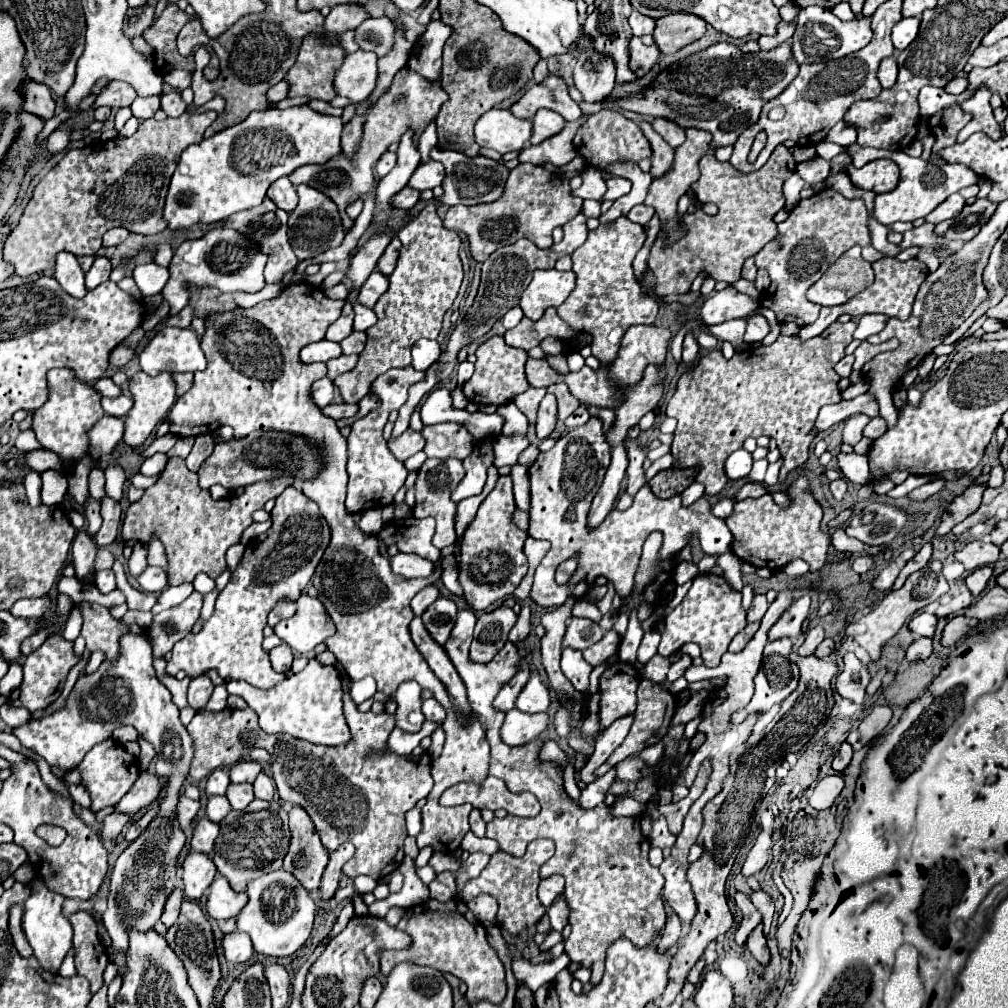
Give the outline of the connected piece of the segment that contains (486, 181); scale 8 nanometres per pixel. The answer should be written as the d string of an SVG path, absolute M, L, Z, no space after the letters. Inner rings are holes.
M434 147L430 151L430 157L434 161L440 161L444 165L446 177L442 181L442 197L434 197L444 205L480 205L480 203L492 203L504 193L504 183L508 179L508 169L502 161L494 161L482 155L468 157L458 151L442 151Z

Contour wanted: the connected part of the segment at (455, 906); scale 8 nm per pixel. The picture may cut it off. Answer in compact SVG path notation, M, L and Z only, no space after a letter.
M454 897L448 903L440 903L436 899L428 899L422 905L406 909L404 917L396 925L400 931L412 937L410 949L400 951L384 951L380 957L382 975L388 975L398 963L414 961L418 965L428 965L438 971L448 971L460 981L468 985L466 999L474 1003L478 999L488 999L490 1003L502 1003L506 997L506 981L504 981L504 965L498 959L496 951L486 941L486 929L472 917L470 909L462 899Z

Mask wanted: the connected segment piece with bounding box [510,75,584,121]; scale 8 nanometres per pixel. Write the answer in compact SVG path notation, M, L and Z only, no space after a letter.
M550 75L542 83L526 89L526 93L510 107L510 111L520 119L530 119L542 107L560 113L566 121L576 121L584 115L578 103L568 95L566 83L556 75Z

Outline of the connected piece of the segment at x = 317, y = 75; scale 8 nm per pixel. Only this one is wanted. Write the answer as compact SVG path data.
M306 37L294 67L288 71L286 81L290 83L290 97L308 95L310 99L330 101L336 97L332 79L336 69L342 65L342 47L322 47L318 39Z

